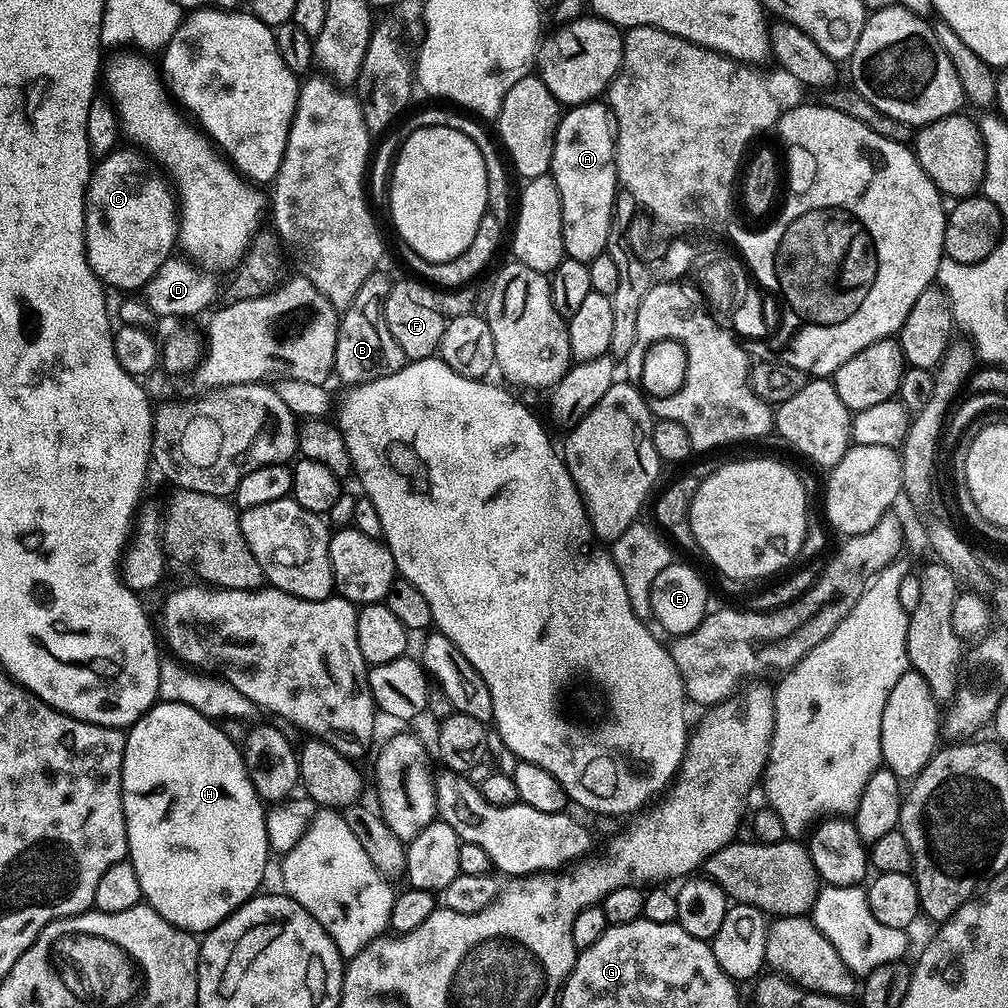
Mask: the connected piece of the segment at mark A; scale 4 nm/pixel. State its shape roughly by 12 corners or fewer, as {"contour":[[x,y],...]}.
{"contour":[[604,102],[561,115],[550,175],[569,260],[605,255],[616,137]]}

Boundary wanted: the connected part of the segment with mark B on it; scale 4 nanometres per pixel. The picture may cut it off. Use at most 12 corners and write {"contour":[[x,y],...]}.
{"contour":[[377,270],[343,309],[335,379],[355,386],[405,366],[384,321],[393,277]]}

